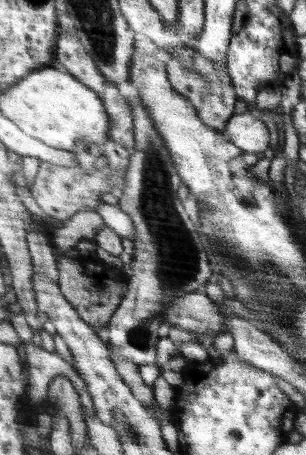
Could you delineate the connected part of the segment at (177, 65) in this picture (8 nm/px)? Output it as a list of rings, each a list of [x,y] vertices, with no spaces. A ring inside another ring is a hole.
[[[196,54],[194,60],[195,66],[192,69],[186,69],[179,59],[170,59],[167,64],[167,73],[170,74],[170,82],[176,89],[176,92],[182,93],[195,109],[199,112],[203,124],[210,125],[212,129],[224,132],[228,120],[234,115],[237,95],[230,83],[227,68],[218,71],[206,58]]]

